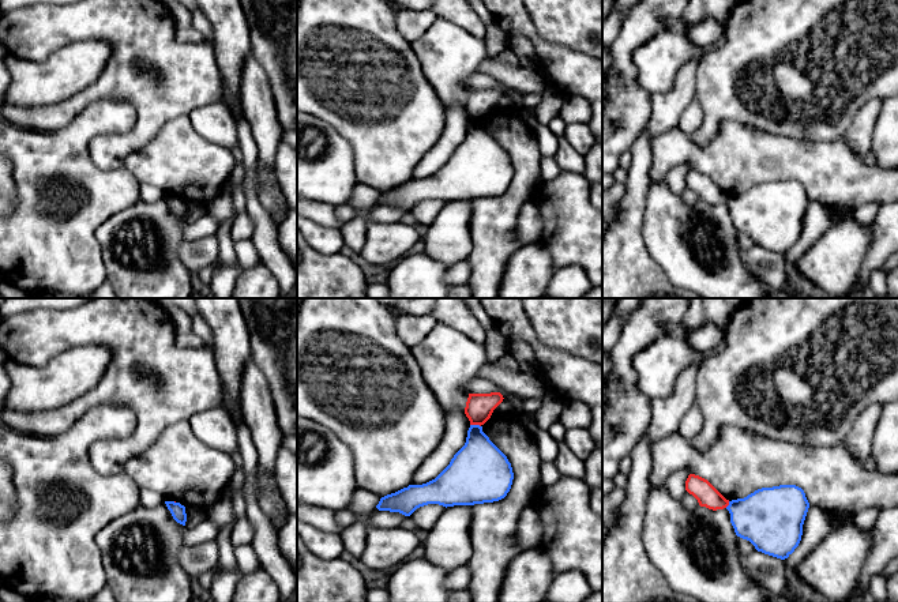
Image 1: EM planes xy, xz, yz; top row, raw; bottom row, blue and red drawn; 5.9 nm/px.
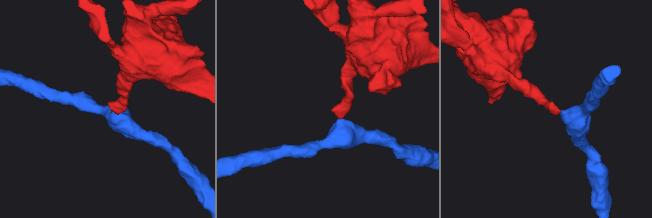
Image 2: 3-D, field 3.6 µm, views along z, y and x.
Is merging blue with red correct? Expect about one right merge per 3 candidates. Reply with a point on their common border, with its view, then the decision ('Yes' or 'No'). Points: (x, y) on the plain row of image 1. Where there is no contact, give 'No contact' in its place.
Touches blue at xz (476, 120). No

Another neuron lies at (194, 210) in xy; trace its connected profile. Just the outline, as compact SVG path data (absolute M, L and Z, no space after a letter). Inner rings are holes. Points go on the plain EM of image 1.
M185 202L185 208L185 222L192 223L204 214L206 206L195 202Z

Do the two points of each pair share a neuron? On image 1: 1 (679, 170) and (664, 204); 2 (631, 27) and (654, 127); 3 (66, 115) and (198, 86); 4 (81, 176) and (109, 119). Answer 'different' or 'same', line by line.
1: different
2: different
3: same
4: same

